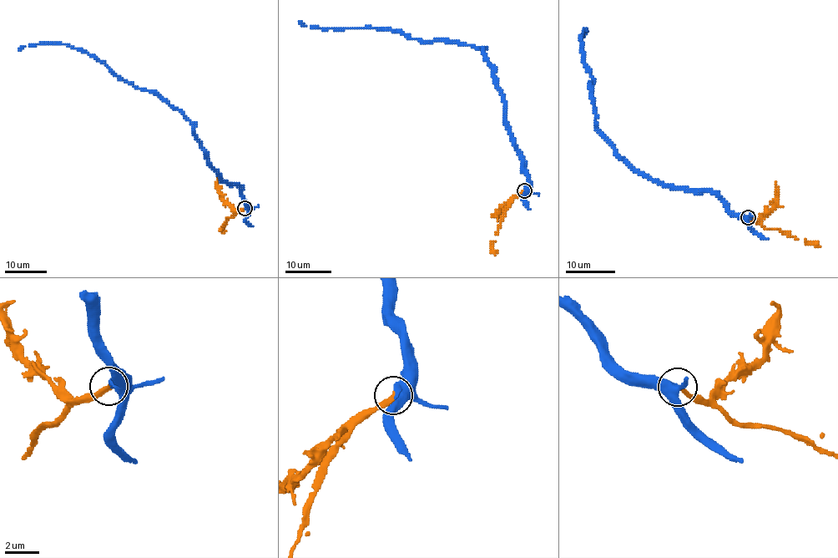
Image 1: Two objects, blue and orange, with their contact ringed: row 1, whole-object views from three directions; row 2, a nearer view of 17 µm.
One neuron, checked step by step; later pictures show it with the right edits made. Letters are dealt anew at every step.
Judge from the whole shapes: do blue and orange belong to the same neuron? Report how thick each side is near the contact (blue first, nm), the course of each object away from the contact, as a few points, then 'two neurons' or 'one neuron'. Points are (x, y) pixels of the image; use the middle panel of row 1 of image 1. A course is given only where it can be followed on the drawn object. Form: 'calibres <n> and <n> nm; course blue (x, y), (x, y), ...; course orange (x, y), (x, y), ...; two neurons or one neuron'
calibres 550 and 260 nm; course blue (524, 191), (527, 177), (524, 163), (482, 48), (410, 39), (397, 30), (371, 27), (320, 28), (298, 20); course orange (524, 190), (506, 210), (492, 244), (492, 251), (496, 255); one neuron

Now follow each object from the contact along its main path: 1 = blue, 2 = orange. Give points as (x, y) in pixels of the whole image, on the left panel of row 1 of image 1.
1: (244, 208), (242, 190), (220, 178), (193, 124), (155, 94), (137, 88), (104, 63), (66, 44), (17, 48)
2: (244, 208), (239, 210), (227, 220), (221, 229), (224, 232)

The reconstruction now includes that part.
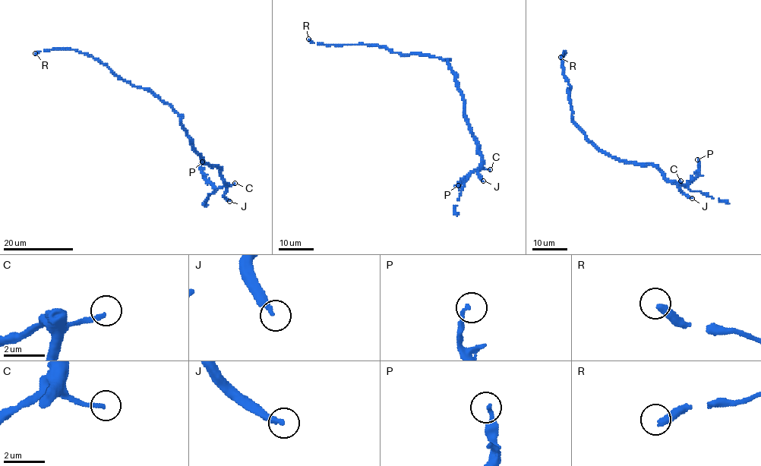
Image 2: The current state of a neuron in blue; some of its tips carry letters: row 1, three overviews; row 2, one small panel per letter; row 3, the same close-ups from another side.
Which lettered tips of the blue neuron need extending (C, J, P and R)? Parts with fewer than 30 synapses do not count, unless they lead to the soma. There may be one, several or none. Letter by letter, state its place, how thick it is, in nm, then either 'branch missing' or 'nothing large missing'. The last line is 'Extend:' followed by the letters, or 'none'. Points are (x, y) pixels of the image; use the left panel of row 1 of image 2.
C: at (235, 183); 190 nm thick; nothing large missing
J: at (229, 201); 280 nm thick; branch missing
P: at (202, 162); 160 nm thick; nothing large missing
R: at (35, 53); 360 nm thick; nothing large missing
Extend: J

